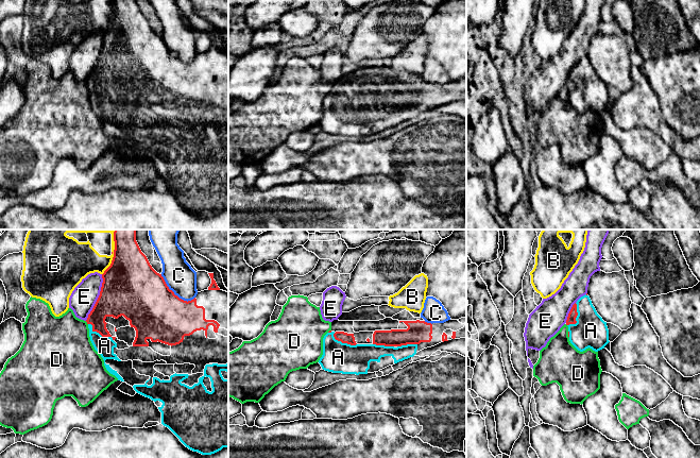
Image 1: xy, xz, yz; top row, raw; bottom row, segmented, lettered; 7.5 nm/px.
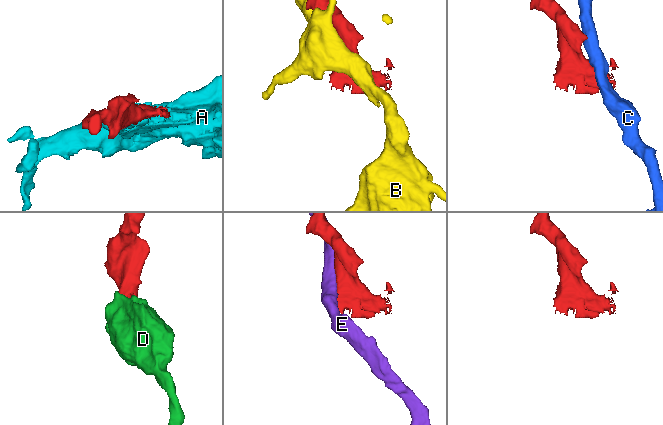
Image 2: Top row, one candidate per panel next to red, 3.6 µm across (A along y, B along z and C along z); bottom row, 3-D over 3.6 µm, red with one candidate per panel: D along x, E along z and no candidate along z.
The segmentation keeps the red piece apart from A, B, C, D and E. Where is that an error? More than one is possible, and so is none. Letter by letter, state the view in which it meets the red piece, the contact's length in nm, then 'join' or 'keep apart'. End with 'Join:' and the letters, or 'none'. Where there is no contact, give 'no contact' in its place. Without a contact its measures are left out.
A: xy | 240 nm | join
B: xy | 360 nm | keep apart
C: xy | 320 nm | keep apart
D: xy | 40 nm | keep apart
E: xy | 380 nm | keep apart
Join: A

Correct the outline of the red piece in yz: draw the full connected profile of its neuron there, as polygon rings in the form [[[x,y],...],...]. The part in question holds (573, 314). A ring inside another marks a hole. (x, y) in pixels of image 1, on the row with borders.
[[[587,293],[581,296],[571,307],[566,325],[568,326],[568,337],[570,343],[580,352],[592,349],[598,352],[610,342],[607,322],[597,313]]]

